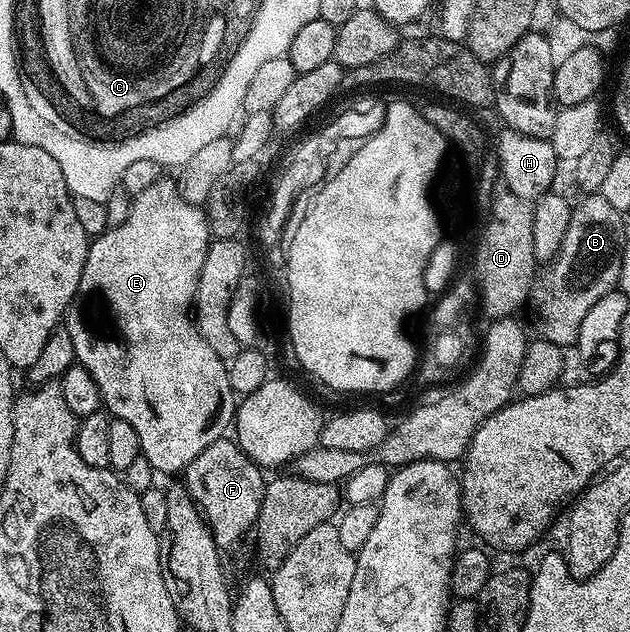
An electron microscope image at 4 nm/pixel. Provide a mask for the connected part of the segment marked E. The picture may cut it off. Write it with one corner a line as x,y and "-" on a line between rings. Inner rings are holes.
162,177
158,183
151,185
148,189
143,189
143,193
132,196
129,204
129,212
127,213
127,221
123,221
123,225
118,227
110,227
109,230
104,231
103,234
96,236
89,244
89,252
87,253
87,261
83,265
83,277
79,277
79,289
75,293
72,303
69,305
67,312
67,329
71,333
71,342
75,344
75,357
77,362
83,365
83,369
87,369
87,373
91,373
91,377
95,377
95,385
99,385
99,393
101,394
101,401
104,410
108,412
112,418
122,419
127,421
127,425
131,425
135,429
135,433
139,433
139,445
141,446
141,453
147,457
147,461
151,461
154,472
165,475
173,475
176,473
184,472
186,467
191,465
191,461
195,461
195,457
199,457
199,453
203,453
203,449
207,449
207,445
211,445
216,439
222,438
226,434
225,431
230,430
231,424
235,419
235,412
239,402
238,396
234,395
231,385
227,381
227,363
219,357
219,353
215,353
215,349
211,349
211,345
207,345
207,341
201,339
200,333
197,332
197,324
194,316
191,314
193,311
193,298
197,295
197,286
199,285
199,273
203,269
203,261
207,257
207,249
211,242
209,233
209,221
205,217
205,212
196,203
188,203
184,197
178,193
176,182
172,178

